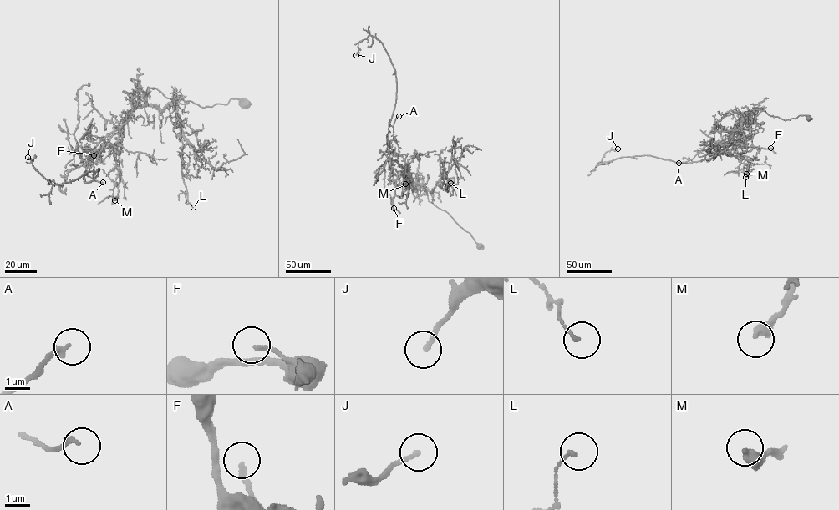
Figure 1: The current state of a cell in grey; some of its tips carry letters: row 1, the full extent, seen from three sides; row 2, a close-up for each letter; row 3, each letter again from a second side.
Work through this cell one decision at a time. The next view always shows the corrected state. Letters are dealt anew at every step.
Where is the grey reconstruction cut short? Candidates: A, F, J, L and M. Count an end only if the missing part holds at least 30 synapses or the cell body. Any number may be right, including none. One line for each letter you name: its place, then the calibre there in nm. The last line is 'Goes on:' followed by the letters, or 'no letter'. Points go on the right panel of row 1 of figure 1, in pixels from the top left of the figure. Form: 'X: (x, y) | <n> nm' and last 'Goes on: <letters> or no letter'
Goes on: no letter

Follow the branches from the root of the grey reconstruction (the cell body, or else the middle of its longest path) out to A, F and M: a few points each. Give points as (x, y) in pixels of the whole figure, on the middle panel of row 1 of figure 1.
A: (479, 247), (447, 212), (428, 200), (424, 188), (412, 178), (394, 136), (394, 123), (399, 116)
F: (479, 247), (447, 212), (428, 200), (424, 188), (410, 174), (406, 179), (399, 172), (394, 208)
M: (479, 247), (471, 234), (447, 212), (428, 200), (424, 188), (414, 181), (408, 168), (408, 189), (405, 184)

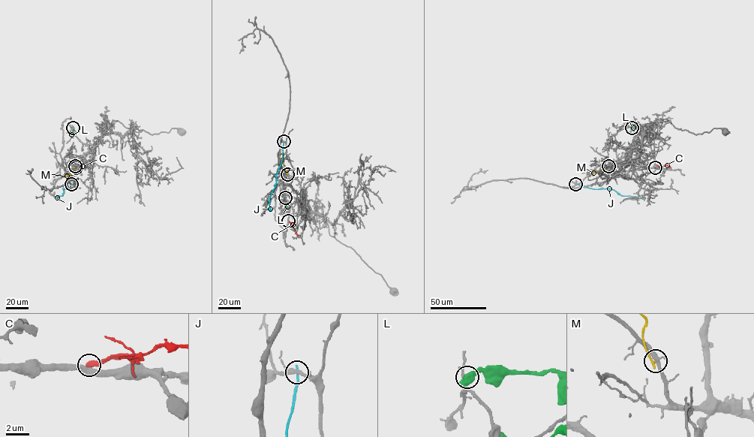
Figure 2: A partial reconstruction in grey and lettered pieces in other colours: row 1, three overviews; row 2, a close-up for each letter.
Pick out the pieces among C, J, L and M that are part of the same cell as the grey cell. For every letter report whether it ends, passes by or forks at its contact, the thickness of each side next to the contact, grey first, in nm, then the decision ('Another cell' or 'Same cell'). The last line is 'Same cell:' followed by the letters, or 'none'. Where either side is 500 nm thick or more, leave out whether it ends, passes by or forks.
C: It ends there. Thickness 480 nm (grey) against 460 nm. Another cell
J: It ends there. Thickness 240 nm (grey) against 220 nm. Another cell
L: Thickness 150 nm (grey) against 750 nm. Another cell
M: It ends there. Thickness 280 nm (grey) against 200 nm. Another cell
Same cell: none

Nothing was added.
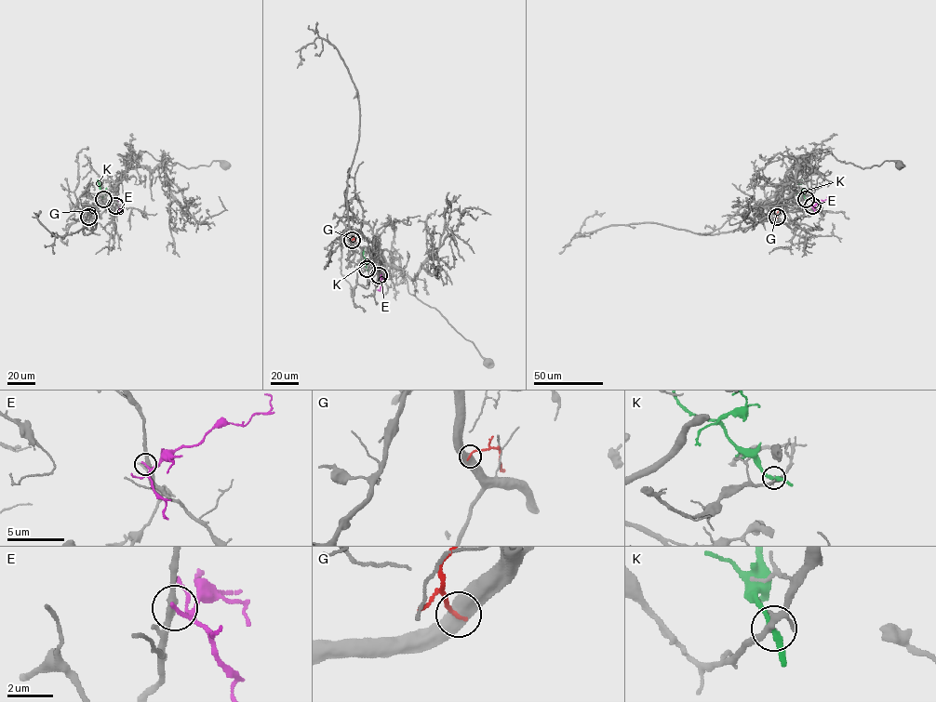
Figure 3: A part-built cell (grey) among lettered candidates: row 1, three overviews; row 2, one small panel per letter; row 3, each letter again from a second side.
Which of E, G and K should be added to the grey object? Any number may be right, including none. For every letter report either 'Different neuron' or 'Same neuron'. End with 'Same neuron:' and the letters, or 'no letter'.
E: Different neuron
G: Different neuron
K: Different neuron
Same neuron: no letter

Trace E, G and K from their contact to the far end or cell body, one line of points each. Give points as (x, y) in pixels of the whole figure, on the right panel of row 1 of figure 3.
E: (812, 205), (826, 197)
G: (777, 218), (781, 202)
K: (806, 198), (794, 189), (802, 179)

